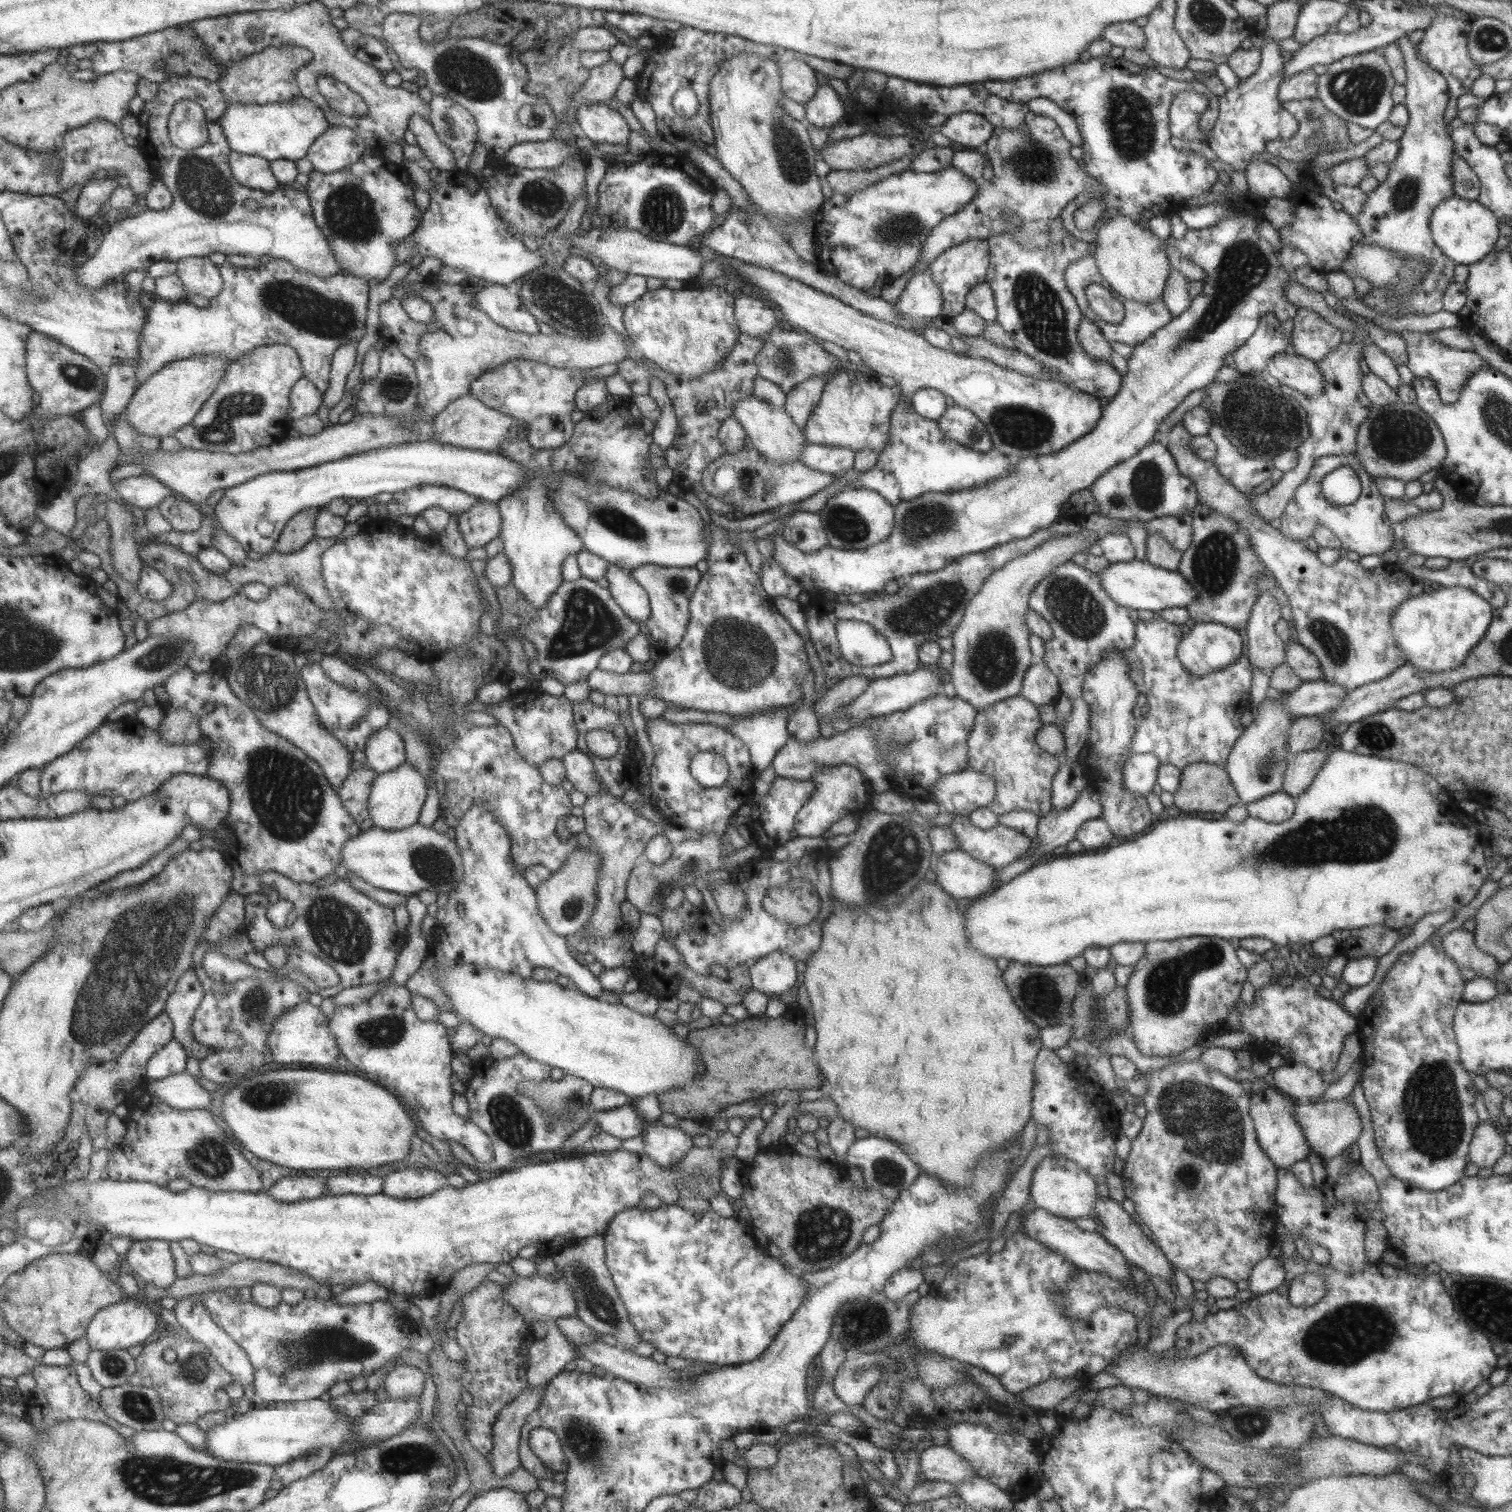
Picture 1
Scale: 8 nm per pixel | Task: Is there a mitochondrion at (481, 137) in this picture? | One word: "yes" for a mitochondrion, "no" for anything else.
no

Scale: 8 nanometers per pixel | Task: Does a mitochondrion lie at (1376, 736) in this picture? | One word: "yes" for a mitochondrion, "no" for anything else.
yes

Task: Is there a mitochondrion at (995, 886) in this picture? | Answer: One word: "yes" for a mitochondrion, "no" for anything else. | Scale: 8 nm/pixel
no

